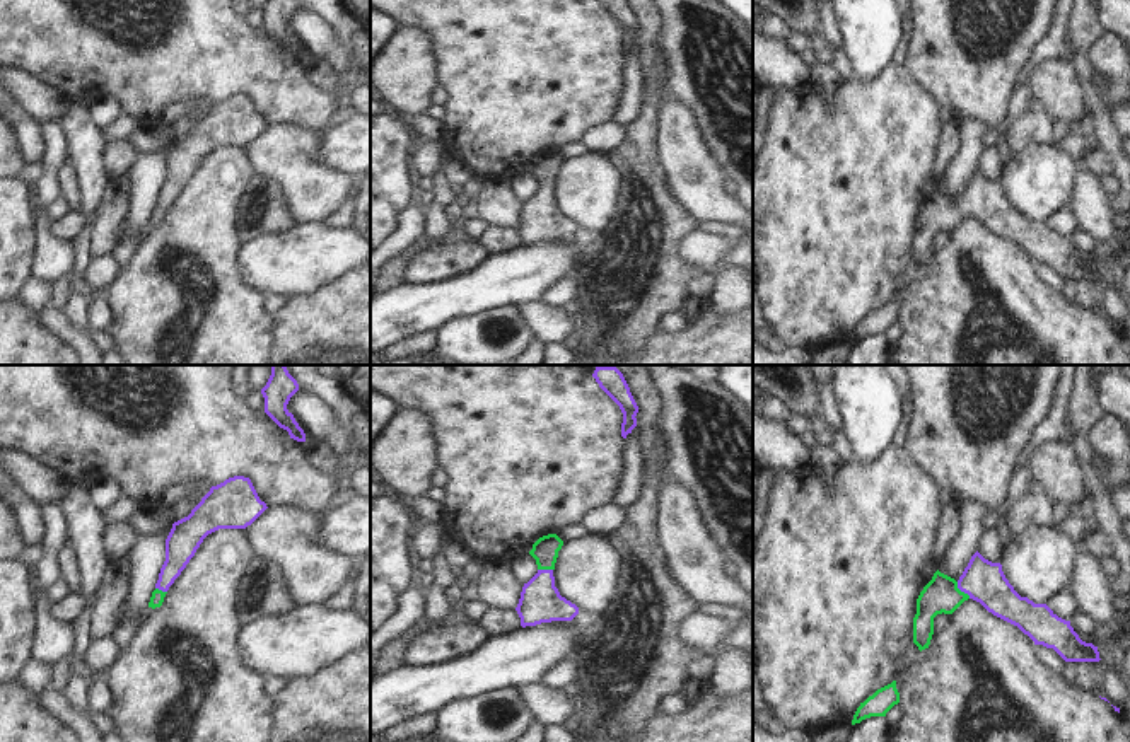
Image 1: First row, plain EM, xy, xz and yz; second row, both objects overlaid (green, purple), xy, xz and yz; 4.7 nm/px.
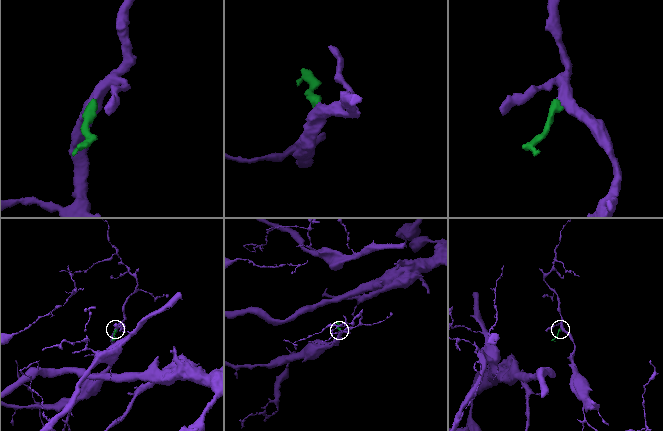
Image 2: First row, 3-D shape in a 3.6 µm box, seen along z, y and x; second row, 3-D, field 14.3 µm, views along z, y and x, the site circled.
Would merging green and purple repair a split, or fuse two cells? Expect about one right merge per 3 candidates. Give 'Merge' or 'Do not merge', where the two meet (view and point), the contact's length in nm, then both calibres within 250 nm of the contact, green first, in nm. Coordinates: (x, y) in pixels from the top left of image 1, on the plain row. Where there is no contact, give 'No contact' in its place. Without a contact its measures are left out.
Merge. Touches green at yz (960, 208). Shared border 100 nm. Thickness 170 nm (green) against 190 nm.

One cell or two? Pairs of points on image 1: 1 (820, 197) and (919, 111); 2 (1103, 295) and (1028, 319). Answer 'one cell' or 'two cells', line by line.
1: one cell
2: two cells

